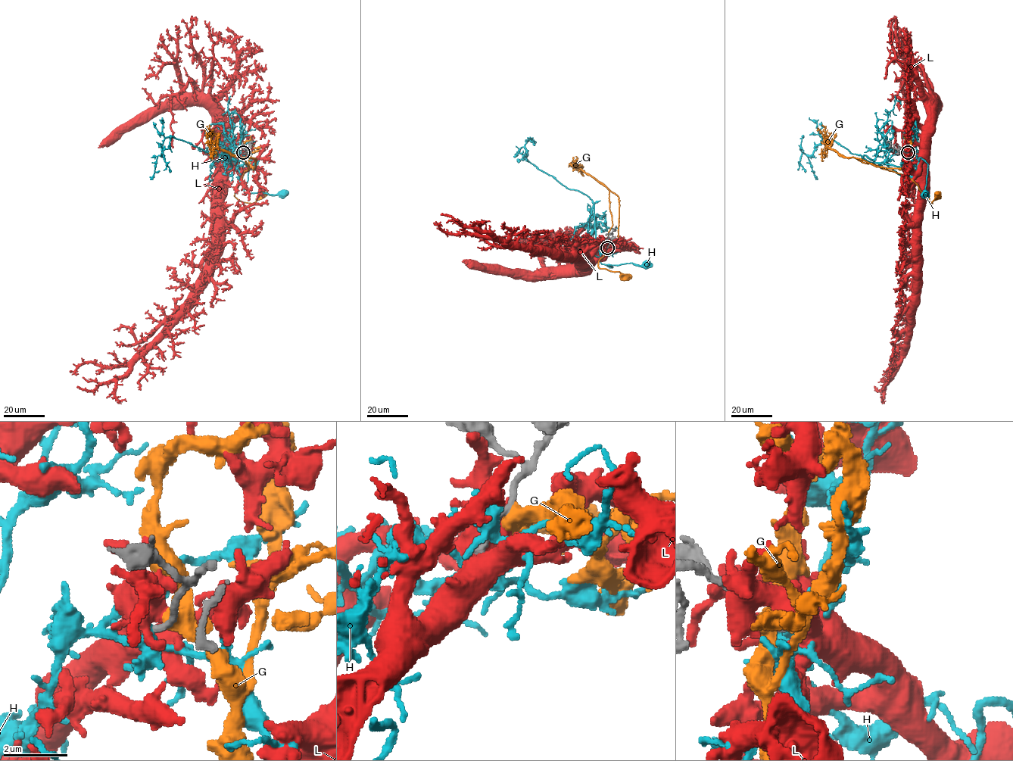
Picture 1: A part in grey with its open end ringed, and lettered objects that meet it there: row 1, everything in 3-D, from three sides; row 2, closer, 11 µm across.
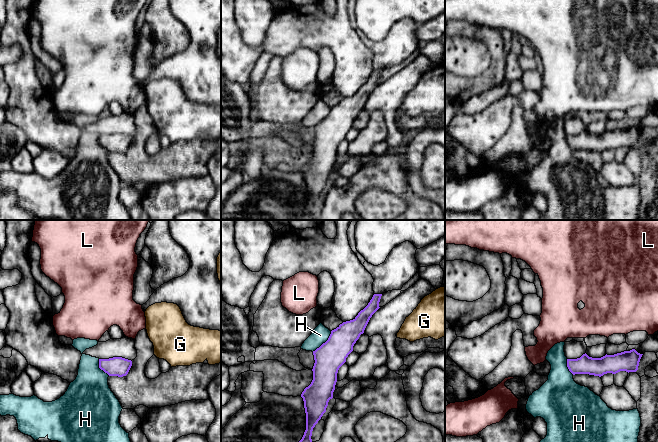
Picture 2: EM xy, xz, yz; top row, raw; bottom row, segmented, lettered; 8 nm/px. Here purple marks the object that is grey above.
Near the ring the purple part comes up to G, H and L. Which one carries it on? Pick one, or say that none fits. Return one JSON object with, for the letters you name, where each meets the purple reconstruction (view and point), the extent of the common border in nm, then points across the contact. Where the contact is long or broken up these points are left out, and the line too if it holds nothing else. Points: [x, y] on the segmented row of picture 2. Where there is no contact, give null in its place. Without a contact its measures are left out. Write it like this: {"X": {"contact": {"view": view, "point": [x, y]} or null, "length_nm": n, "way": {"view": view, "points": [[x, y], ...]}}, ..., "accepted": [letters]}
{"accepted": []}

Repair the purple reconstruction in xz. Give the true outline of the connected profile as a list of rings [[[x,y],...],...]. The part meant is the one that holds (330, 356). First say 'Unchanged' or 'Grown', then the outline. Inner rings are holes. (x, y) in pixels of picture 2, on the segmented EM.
Unchanged. [[[374,294],[368,305],[350,321],[343,322],[331,331],[328,340],[313,351],[313,380],[304,389],[301,397],[306,413],[306,430],[299,442],[312,442],[312,431],[323,414],[328,402],[333,398],[339,368],[353,351],[353,346],[359,339],[372,317],[380,308],[382,294]]]

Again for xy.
Unchanged. [[[122,357],[99,359],[99,368],[109,376],[126,376],[131,366],[132,361]]]

